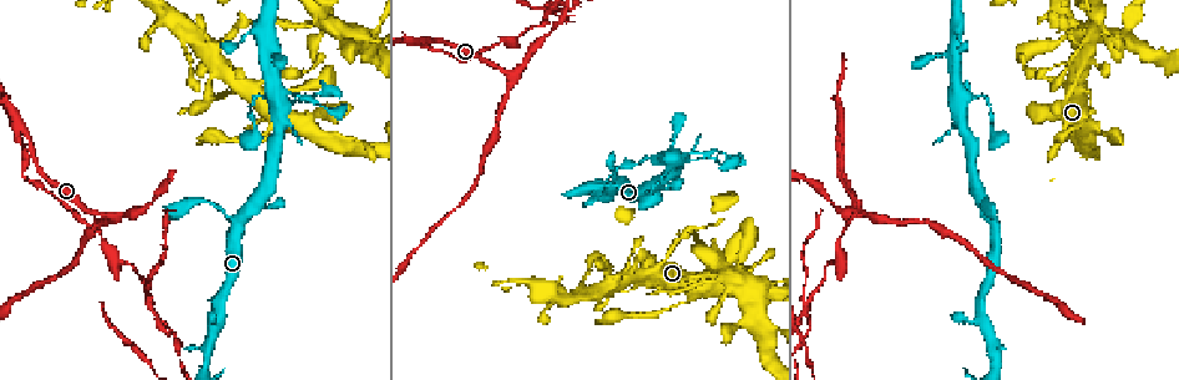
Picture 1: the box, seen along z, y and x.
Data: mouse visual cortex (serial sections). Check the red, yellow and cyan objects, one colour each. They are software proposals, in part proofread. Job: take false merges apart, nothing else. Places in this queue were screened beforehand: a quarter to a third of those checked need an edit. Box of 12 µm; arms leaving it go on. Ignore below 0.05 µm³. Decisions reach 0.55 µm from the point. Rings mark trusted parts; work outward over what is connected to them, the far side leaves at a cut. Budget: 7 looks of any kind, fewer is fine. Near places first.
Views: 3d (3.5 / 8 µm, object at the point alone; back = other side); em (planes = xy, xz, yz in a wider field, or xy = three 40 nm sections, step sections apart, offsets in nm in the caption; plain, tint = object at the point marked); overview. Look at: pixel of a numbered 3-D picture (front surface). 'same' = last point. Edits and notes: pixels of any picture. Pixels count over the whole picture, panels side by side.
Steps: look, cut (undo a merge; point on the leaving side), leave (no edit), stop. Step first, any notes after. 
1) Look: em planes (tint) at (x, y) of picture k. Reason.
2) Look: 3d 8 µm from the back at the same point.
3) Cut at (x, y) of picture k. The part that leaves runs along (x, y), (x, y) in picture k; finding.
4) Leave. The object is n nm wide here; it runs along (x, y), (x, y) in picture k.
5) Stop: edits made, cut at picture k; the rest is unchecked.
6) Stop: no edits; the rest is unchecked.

Look: 3d 8 µm at (870, 214) of picture 1. Three arms meet.

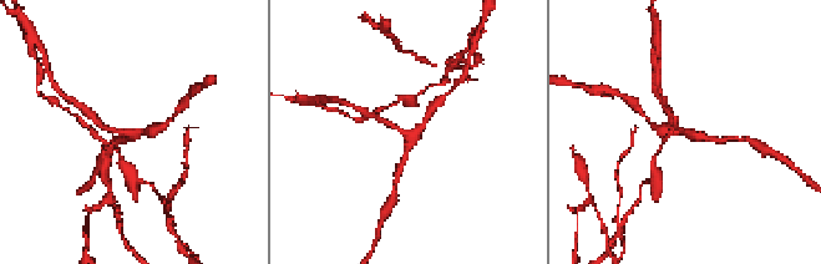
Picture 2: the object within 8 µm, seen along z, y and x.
Look: 3d 3.5 µm at (689, 131) of picture 2. Closer look.

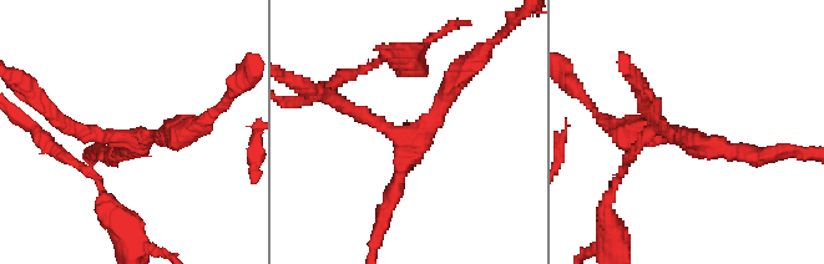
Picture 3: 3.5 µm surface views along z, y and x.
Leave. The arms are 200, 200, 250 nm wide; it runs along (330, 95), (403, 142), (388, 207) in picture 3; continuous, no second cell.

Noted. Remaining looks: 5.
Look: 3d 8 µm at (710, 154) of picture 1. Narrows sharply.

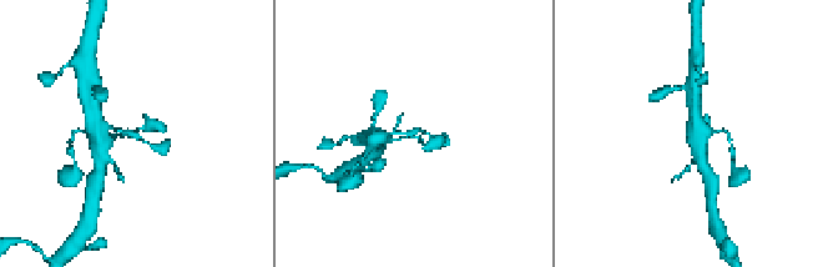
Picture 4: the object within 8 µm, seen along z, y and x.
Look: 3d 3.5 µm at (133, 135) of picture 4. Zoom in.

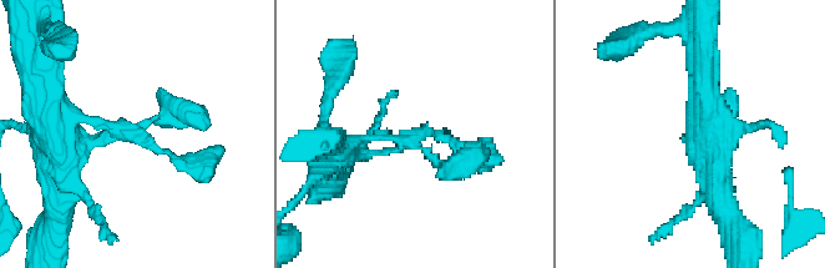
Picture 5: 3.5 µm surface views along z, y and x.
Look: em xy step 3 (tint) at (410, 140) of picture 5. Now the EM.

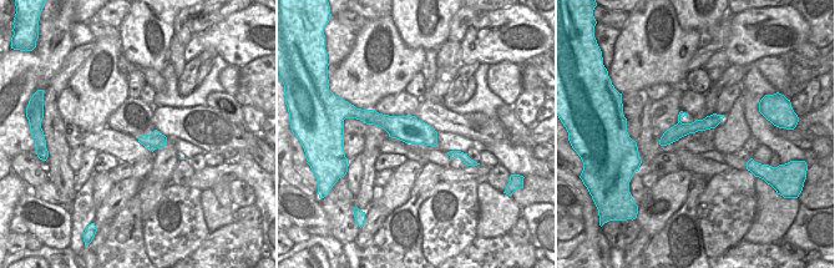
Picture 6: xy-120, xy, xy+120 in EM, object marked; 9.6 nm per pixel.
Leave. It runs along (367, 112), (434, 141) in picture 6; one cell here.

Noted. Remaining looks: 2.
Stop: no edits; the rest is unchecked.

